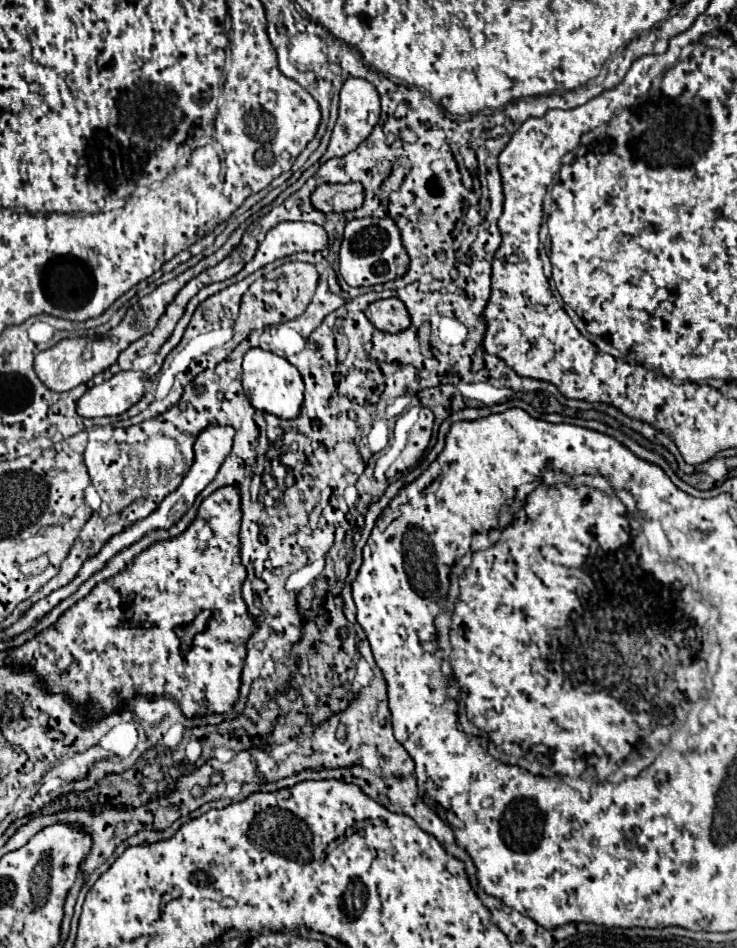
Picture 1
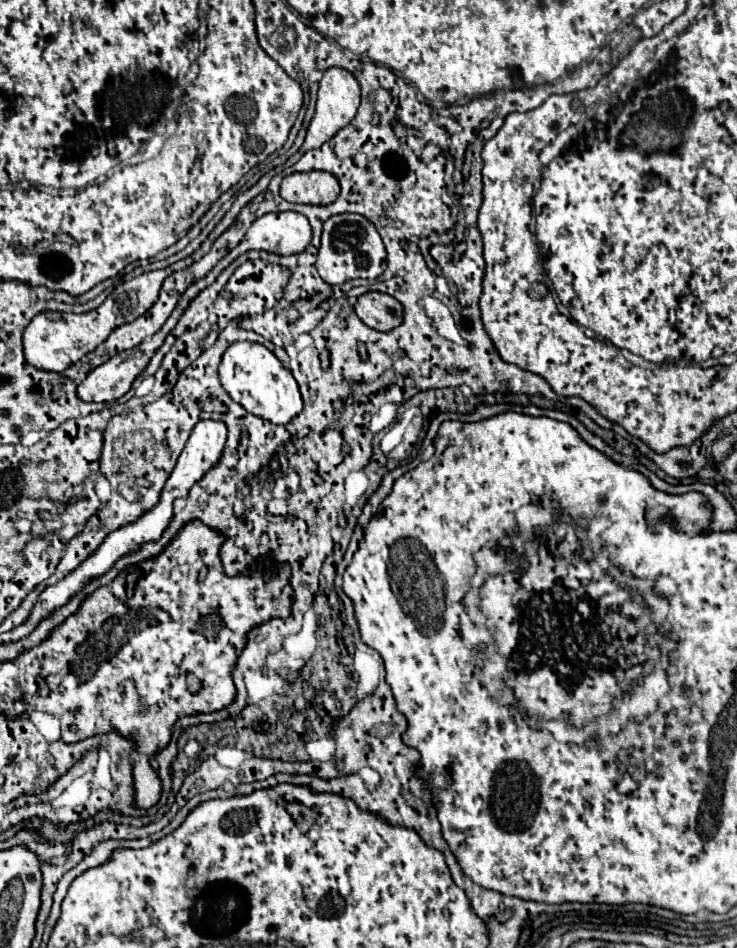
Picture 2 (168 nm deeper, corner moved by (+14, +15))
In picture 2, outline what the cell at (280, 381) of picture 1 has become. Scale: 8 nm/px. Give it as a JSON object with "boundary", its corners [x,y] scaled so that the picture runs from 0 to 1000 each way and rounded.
{"boundary":[[[320,361],[315,363],[299,382],[299,405],[309,418],[331,428],[339,437],[366,443],[369,447],[391,447],[410,435],[410,418],[396,395],[380,384],[380,380],[355,363]]]}

